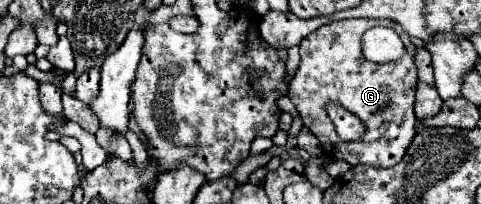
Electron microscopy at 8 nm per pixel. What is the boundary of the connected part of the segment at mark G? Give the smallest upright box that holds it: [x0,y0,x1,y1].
[289,19,417,167]

